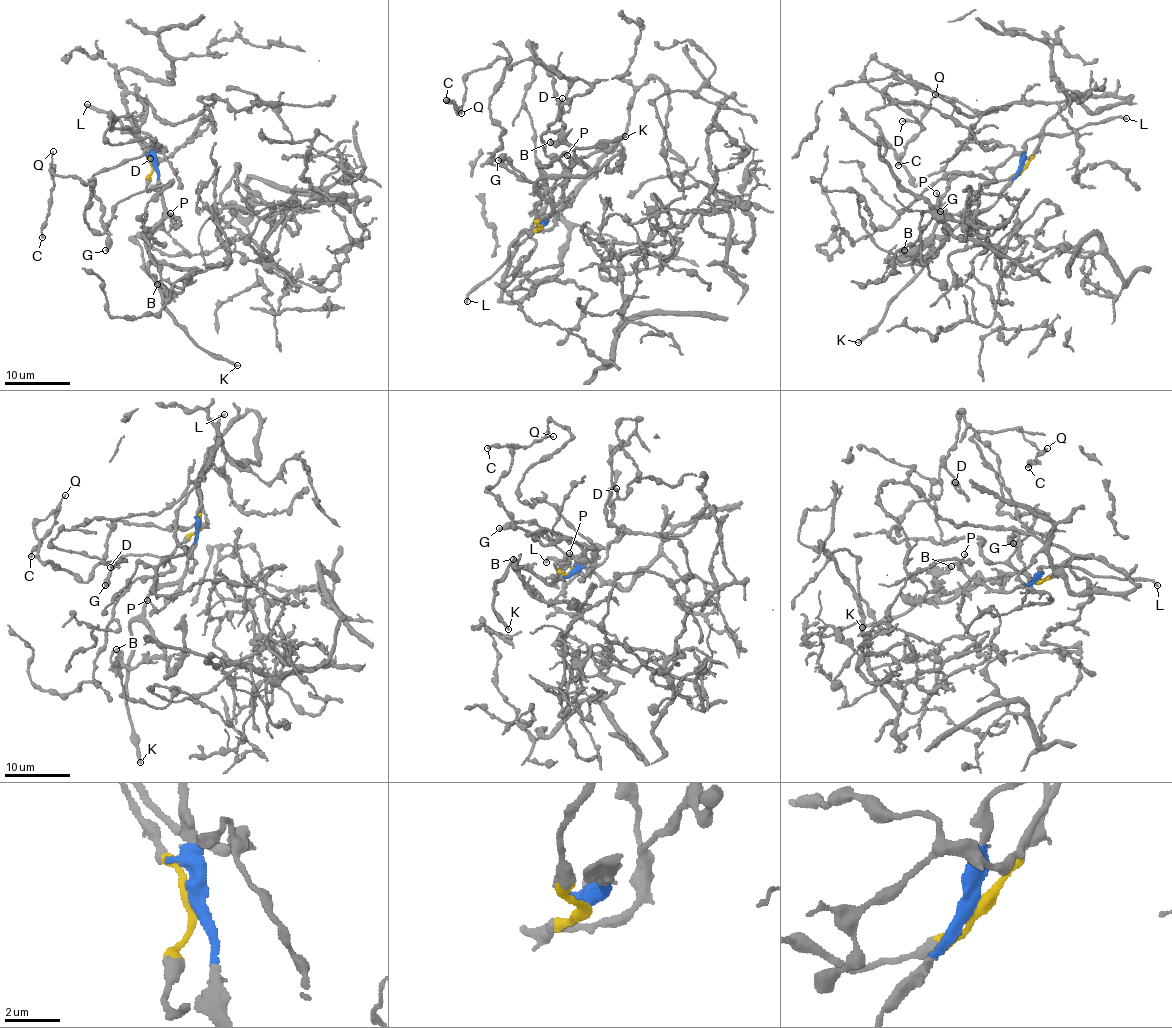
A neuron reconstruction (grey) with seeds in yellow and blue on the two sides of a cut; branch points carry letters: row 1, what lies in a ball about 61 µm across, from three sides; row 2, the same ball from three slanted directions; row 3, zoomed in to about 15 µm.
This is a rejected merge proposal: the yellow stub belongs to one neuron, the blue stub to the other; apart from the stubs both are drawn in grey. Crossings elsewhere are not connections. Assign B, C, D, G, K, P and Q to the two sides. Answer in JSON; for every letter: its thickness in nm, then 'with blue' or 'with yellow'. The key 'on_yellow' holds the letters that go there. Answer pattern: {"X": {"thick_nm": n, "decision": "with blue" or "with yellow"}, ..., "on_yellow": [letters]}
{"B": {"thick_nm": 360, "decision": "with blue"}, "C": {"thick_nm": 190, "decision": "with yellow"}, "D": {"thick_nm": 240, "decision": "with yellow"}, "G": {"thick_nm": 360, "decision": "with yellow"}, "K": {"thick_nm": 200, "decision": "with blue"}, "P": {"thick_nm": 130, "decision": "with blue"}, "Q": {"thick_nm": 100, "decision": "with yellow"}, "on_yellow": ["C", "D", "G", "Q"]}

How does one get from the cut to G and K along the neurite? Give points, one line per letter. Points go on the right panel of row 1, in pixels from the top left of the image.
G: (1022, 167), (1018, 174), (998, 181), (965, 173), (956, 176), (947, 186), (940, 211)
K: (1022, 167), (993, 205), (945, 235), (938, 235), (918, 273), (872, 332), (858, 342)

